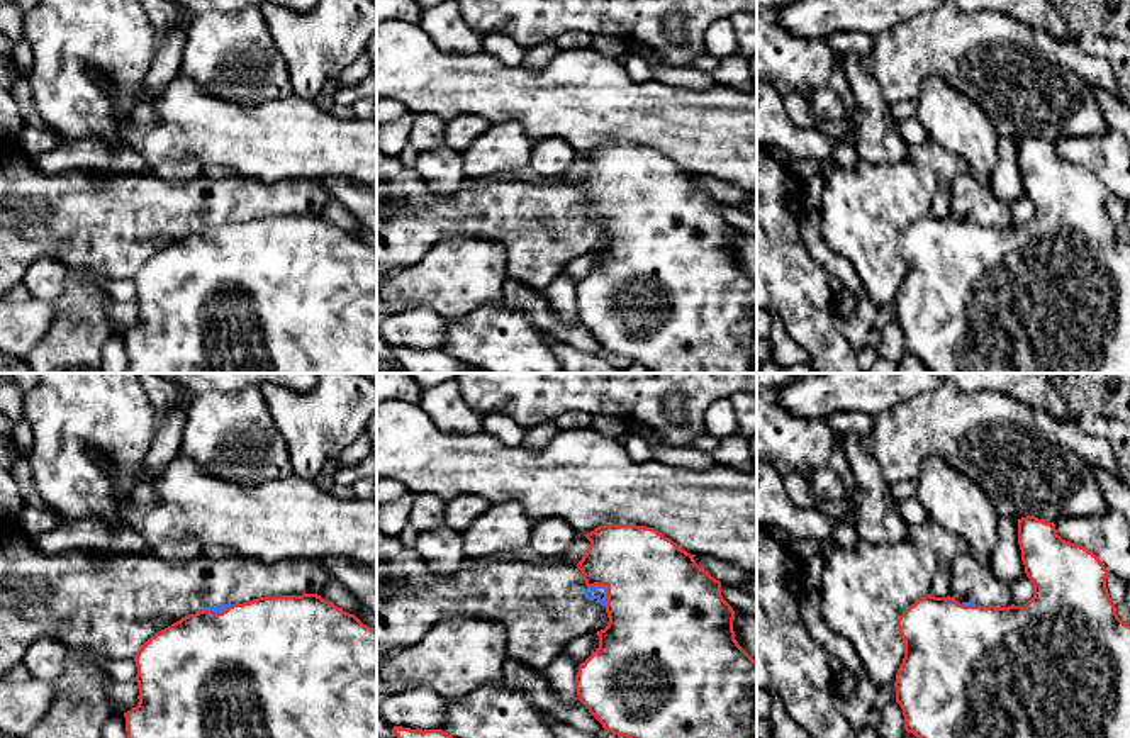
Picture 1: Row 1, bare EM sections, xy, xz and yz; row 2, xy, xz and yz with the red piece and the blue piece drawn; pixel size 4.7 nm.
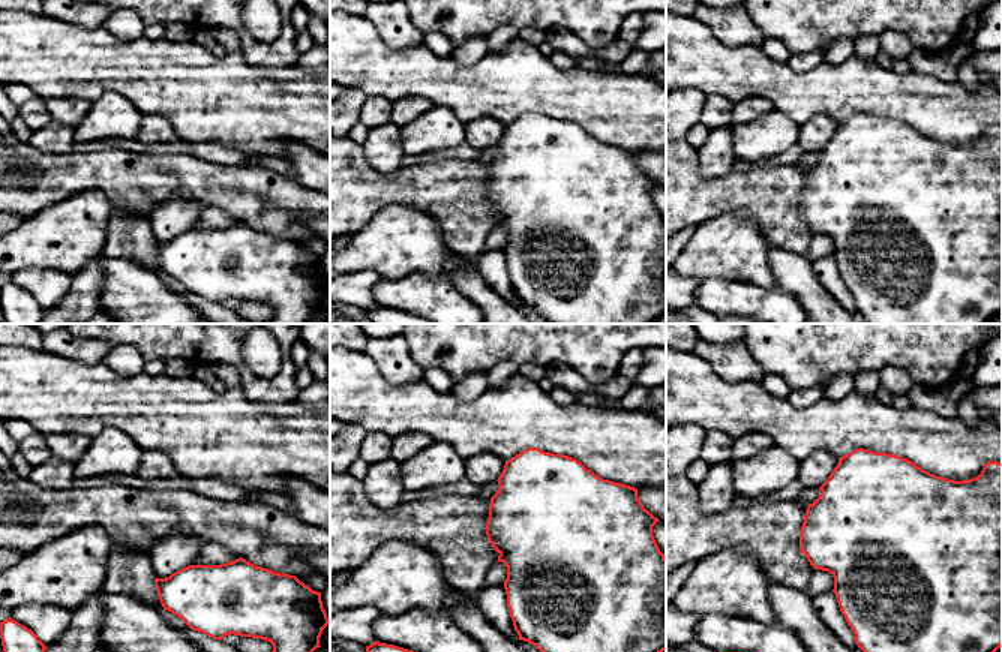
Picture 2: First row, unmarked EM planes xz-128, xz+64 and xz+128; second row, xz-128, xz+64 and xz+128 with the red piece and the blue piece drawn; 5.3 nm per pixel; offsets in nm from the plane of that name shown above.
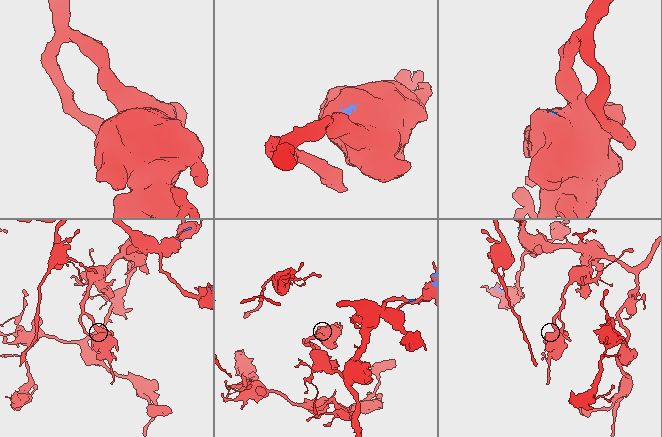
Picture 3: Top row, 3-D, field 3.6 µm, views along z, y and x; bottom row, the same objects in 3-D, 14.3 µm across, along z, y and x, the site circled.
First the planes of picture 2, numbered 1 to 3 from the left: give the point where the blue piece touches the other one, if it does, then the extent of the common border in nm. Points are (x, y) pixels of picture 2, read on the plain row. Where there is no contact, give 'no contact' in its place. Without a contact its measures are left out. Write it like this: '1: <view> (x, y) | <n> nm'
1: no contact
2: no contact
3: no contact

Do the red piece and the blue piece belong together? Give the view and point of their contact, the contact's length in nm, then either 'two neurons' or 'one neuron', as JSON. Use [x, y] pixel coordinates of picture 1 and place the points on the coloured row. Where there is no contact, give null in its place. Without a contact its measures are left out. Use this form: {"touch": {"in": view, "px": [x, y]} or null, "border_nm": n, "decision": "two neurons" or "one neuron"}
{"touch": {"in": "xz", "px": [608, 587]}, "border_nm": 130, "decision": "one neuron"}

